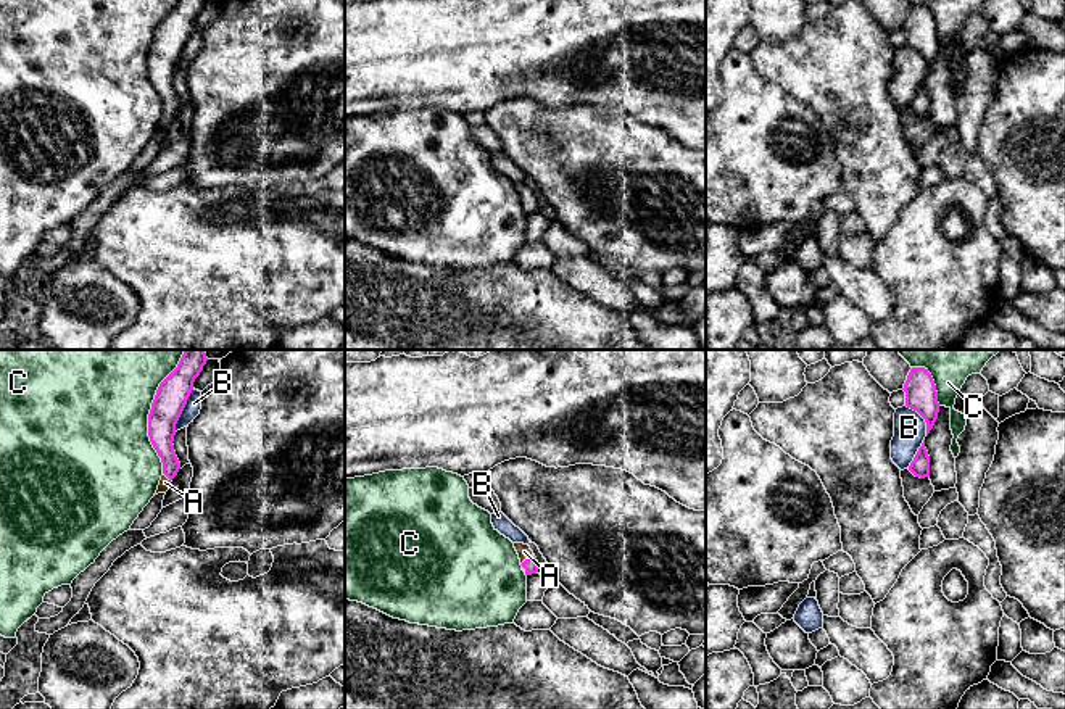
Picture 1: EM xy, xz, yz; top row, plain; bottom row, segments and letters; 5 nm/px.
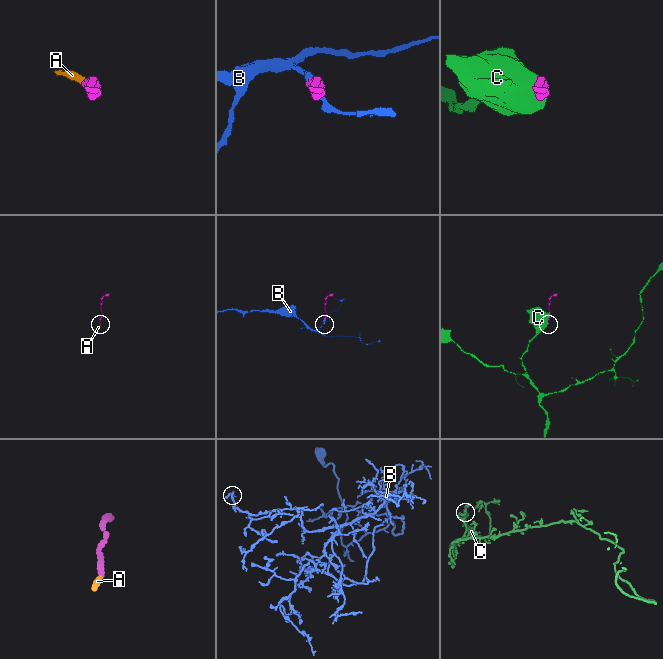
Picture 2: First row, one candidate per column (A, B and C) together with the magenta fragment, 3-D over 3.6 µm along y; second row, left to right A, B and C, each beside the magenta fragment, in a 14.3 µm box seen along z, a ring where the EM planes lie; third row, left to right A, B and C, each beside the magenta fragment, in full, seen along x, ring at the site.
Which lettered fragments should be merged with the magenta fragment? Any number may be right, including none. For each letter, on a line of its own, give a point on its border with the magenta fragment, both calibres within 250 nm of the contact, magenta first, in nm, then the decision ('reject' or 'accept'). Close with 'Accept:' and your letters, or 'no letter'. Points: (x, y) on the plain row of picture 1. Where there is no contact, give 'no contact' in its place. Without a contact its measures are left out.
A: meets magenta in xz at (524, 200); 70 nm thick on the magenta side, 70 nm on the other; accept
B: meets magenta in xy at (182, 49); 160 nm thick on the magenta side, 80 nm on the other; reject
C: meets magenta in xy at (149, 57); 160 nm thick on the magenta side, 500 nm on the other; reject
Accept: A

